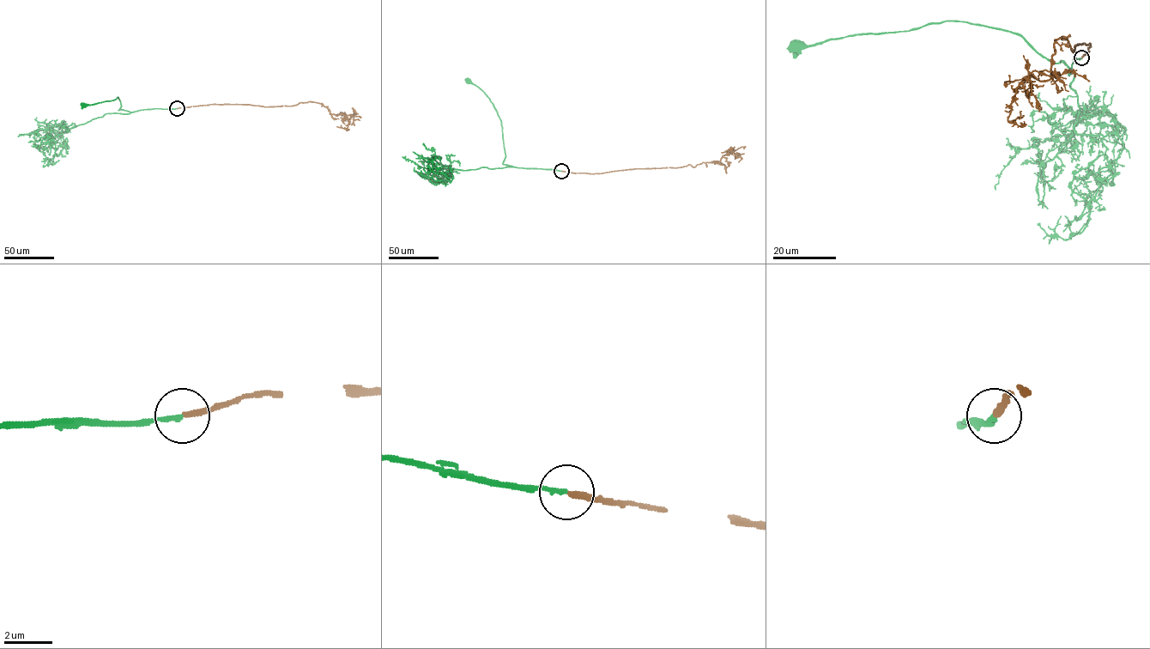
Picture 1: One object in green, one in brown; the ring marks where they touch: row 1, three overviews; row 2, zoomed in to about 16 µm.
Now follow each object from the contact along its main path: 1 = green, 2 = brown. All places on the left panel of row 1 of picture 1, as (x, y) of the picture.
1: (177, 108), (132, 112), (118, 110), (120, 101), (118, 97), (114, 100), (84, 105)
2: (177, 108), (315, 102), (332, 114), (348, 118), (347, 128), (336, 126)

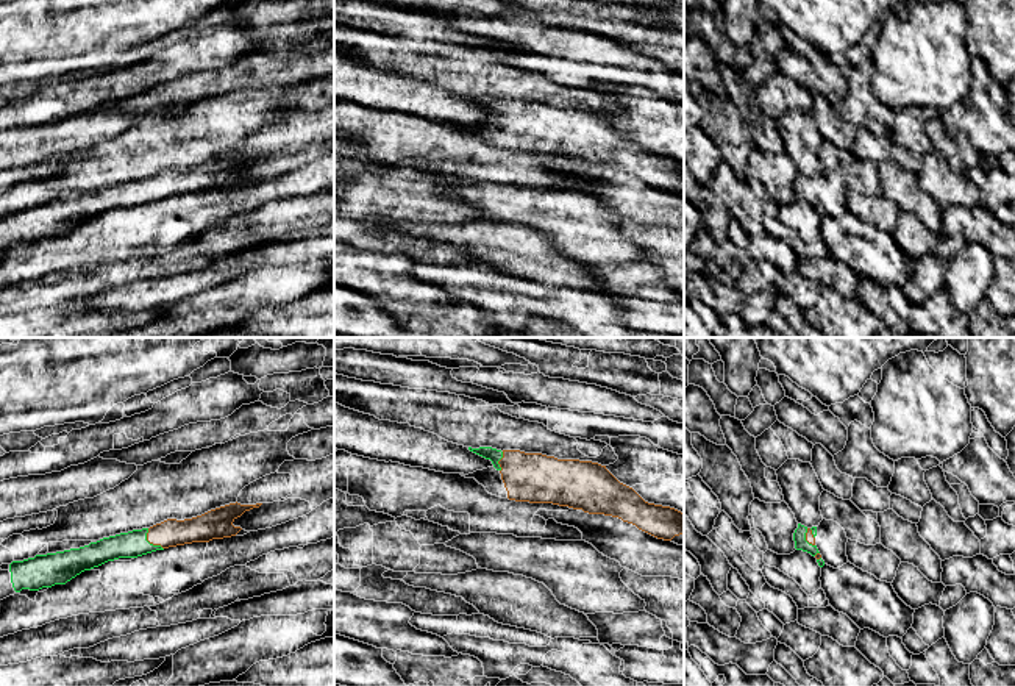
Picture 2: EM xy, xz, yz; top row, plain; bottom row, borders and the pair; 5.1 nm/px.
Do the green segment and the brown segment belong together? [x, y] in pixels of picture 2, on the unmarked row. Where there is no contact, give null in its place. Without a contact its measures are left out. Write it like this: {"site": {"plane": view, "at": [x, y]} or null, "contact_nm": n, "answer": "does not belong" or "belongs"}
{"site": {"plane": "xy", "at": [149, 192]}, "contact_nm": 140, "answer": "belongs"}

